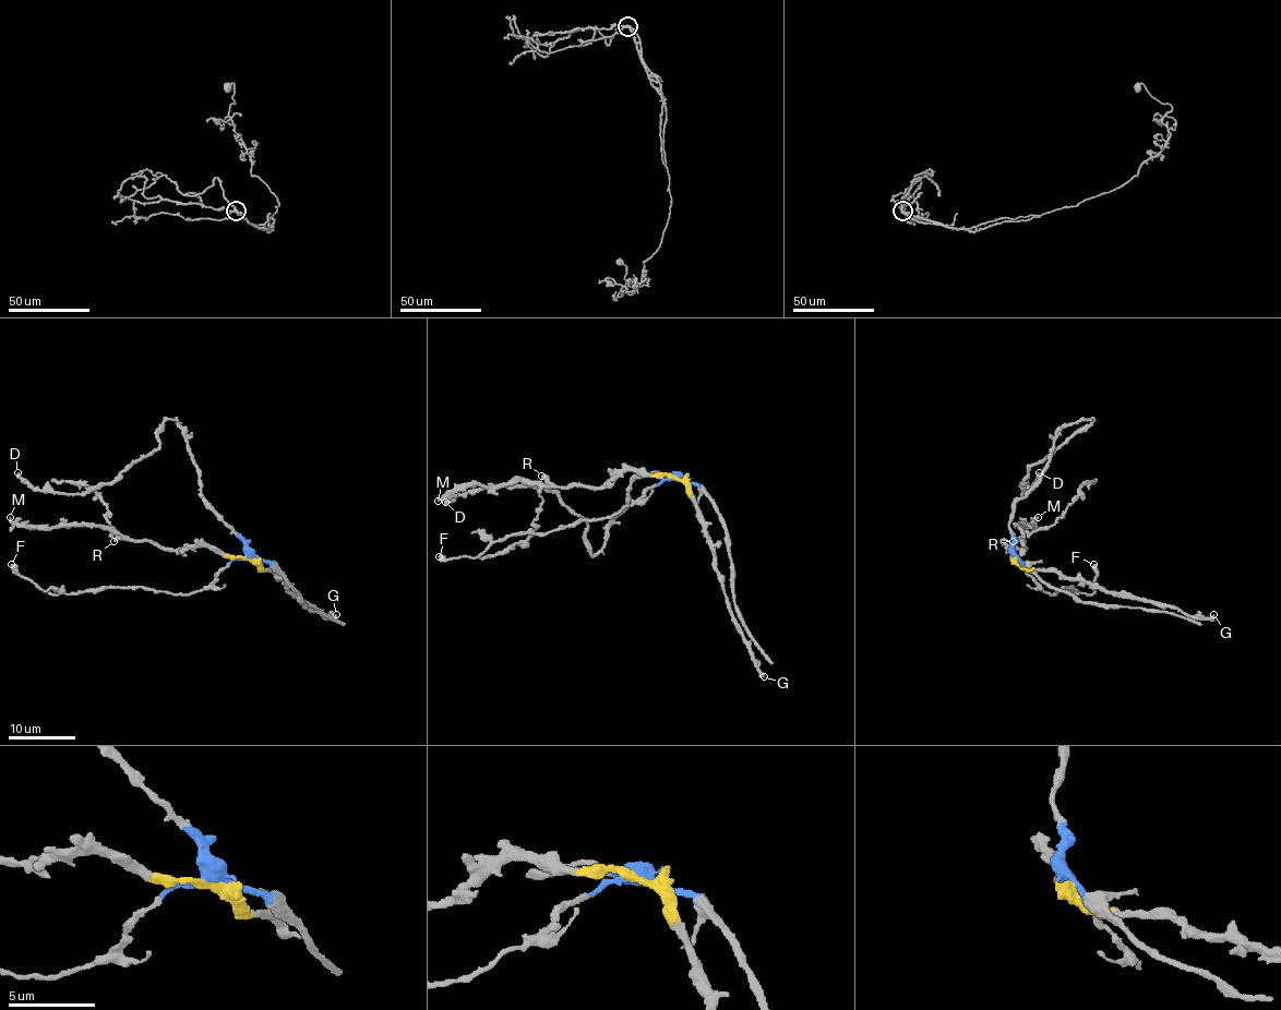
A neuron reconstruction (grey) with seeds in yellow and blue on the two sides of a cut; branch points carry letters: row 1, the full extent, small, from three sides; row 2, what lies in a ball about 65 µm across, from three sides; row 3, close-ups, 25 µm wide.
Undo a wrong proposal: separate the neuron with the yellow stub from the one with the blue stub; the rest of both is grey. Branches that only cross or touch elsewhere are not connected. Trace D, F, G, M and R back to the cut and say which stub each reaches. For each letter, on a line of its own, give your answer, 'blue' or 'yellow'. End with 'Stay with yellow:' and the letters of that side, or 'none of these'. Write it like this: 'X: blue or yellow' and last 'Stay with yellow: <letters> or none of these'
D: blue
F: blue
G: yellow
M: yellow
R: yellow
Stay with yellow: G, M, R

